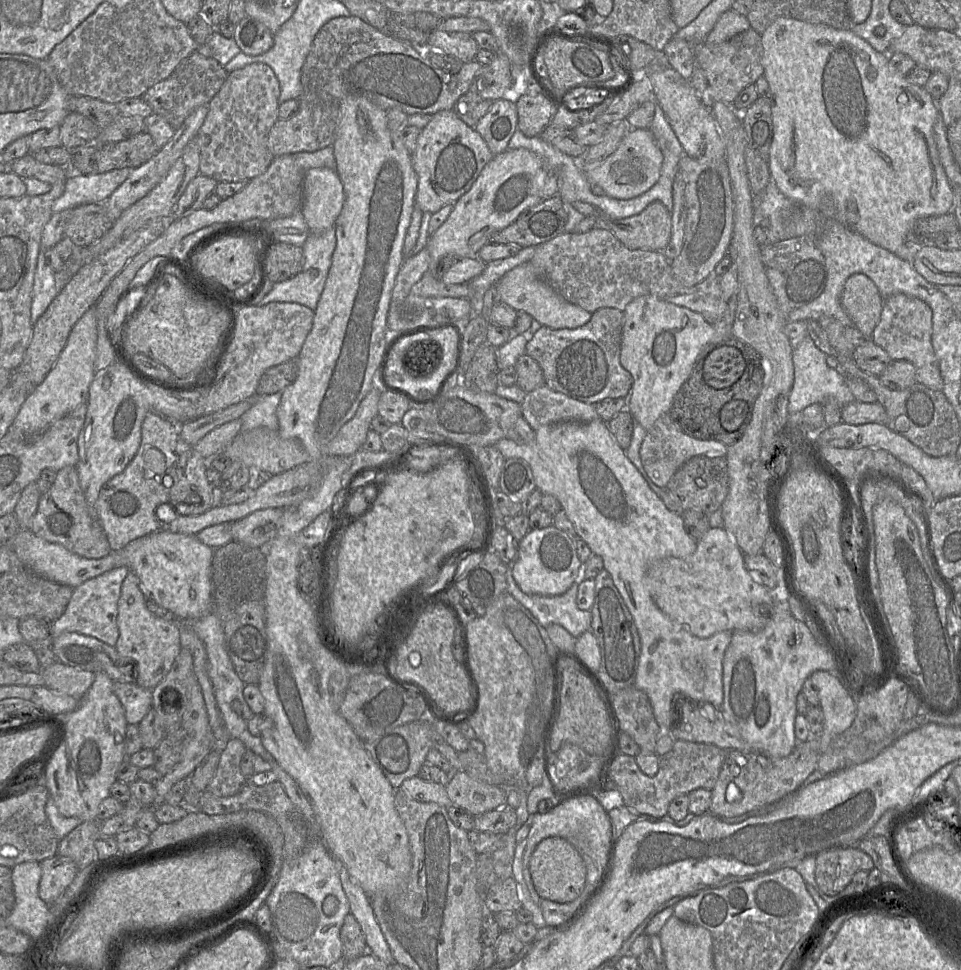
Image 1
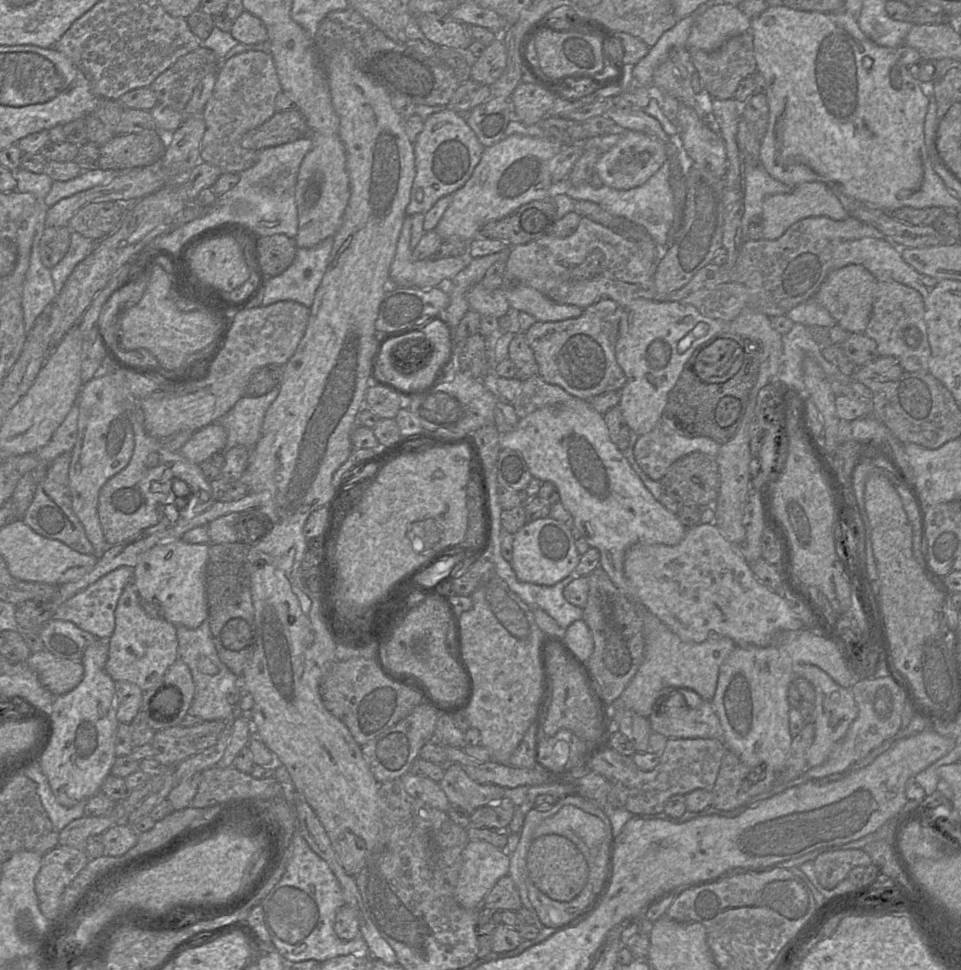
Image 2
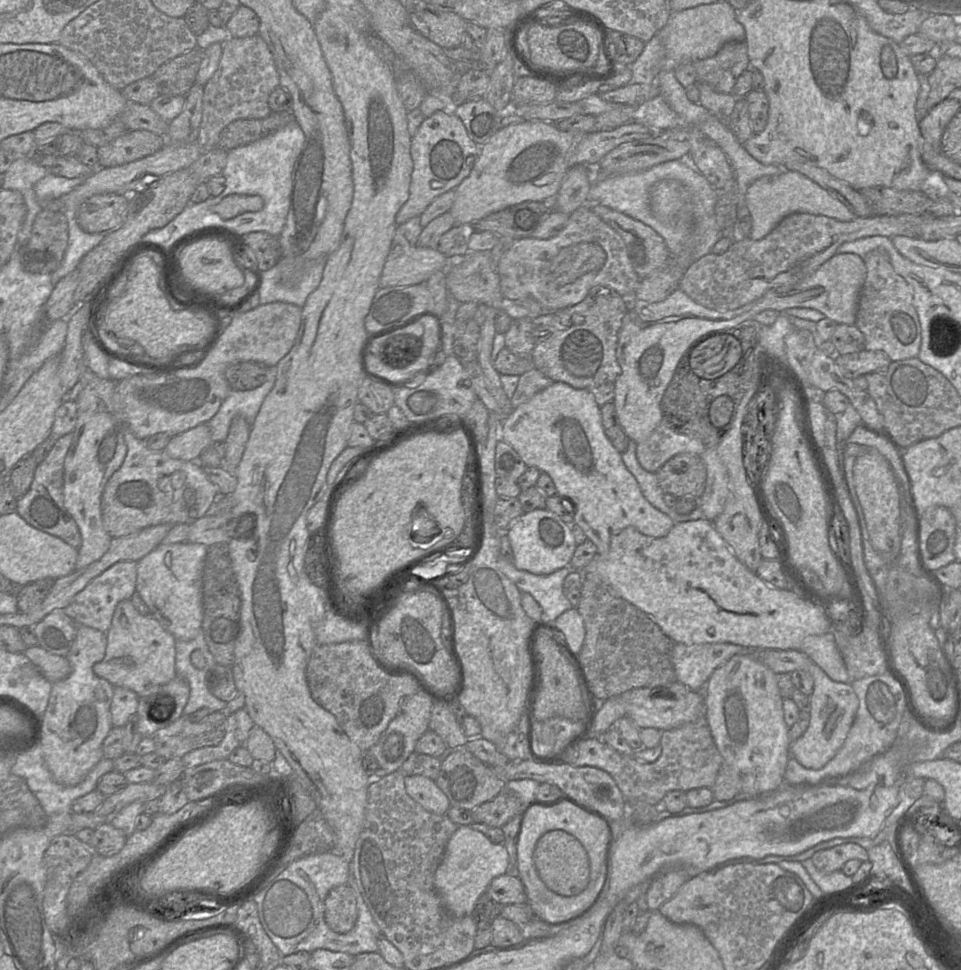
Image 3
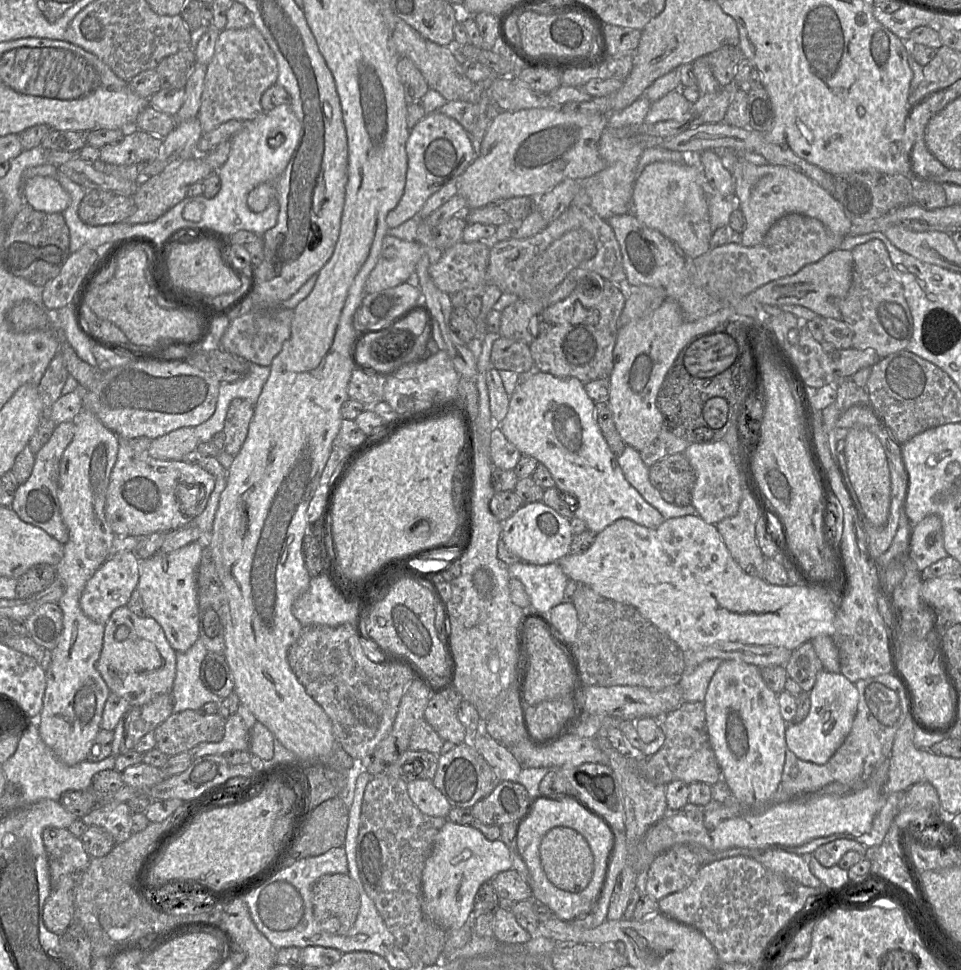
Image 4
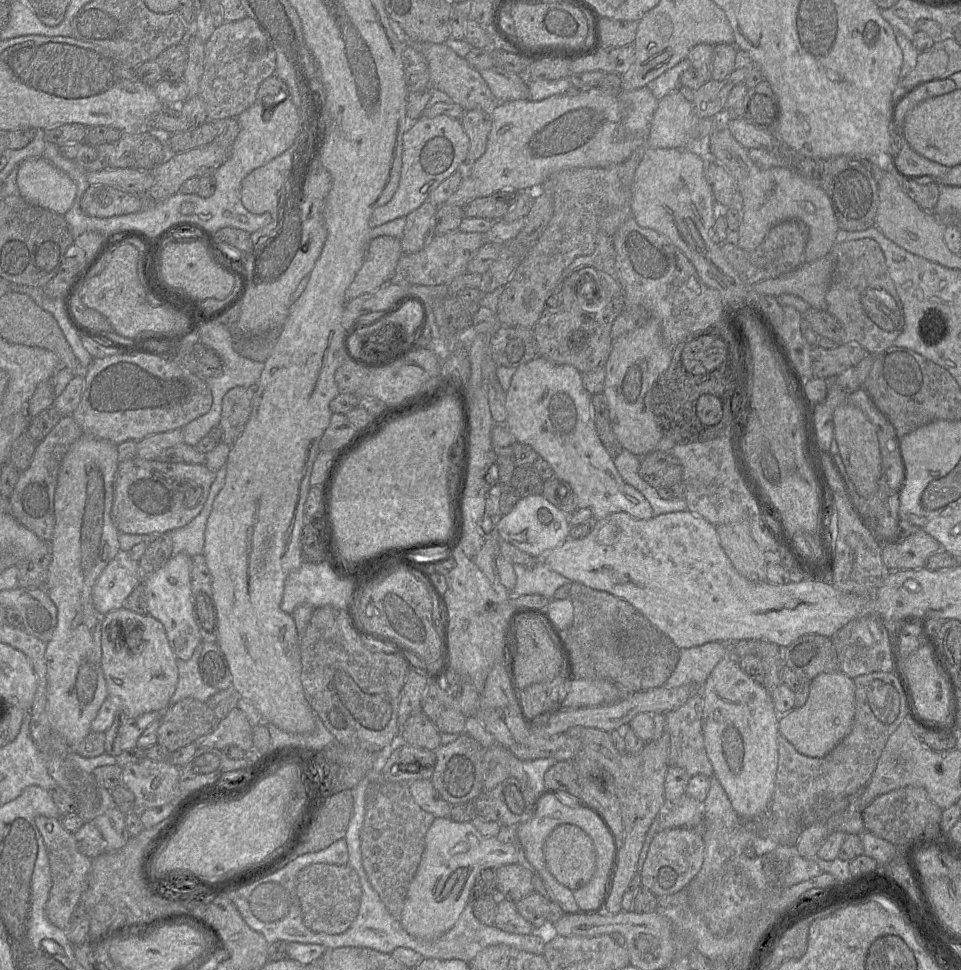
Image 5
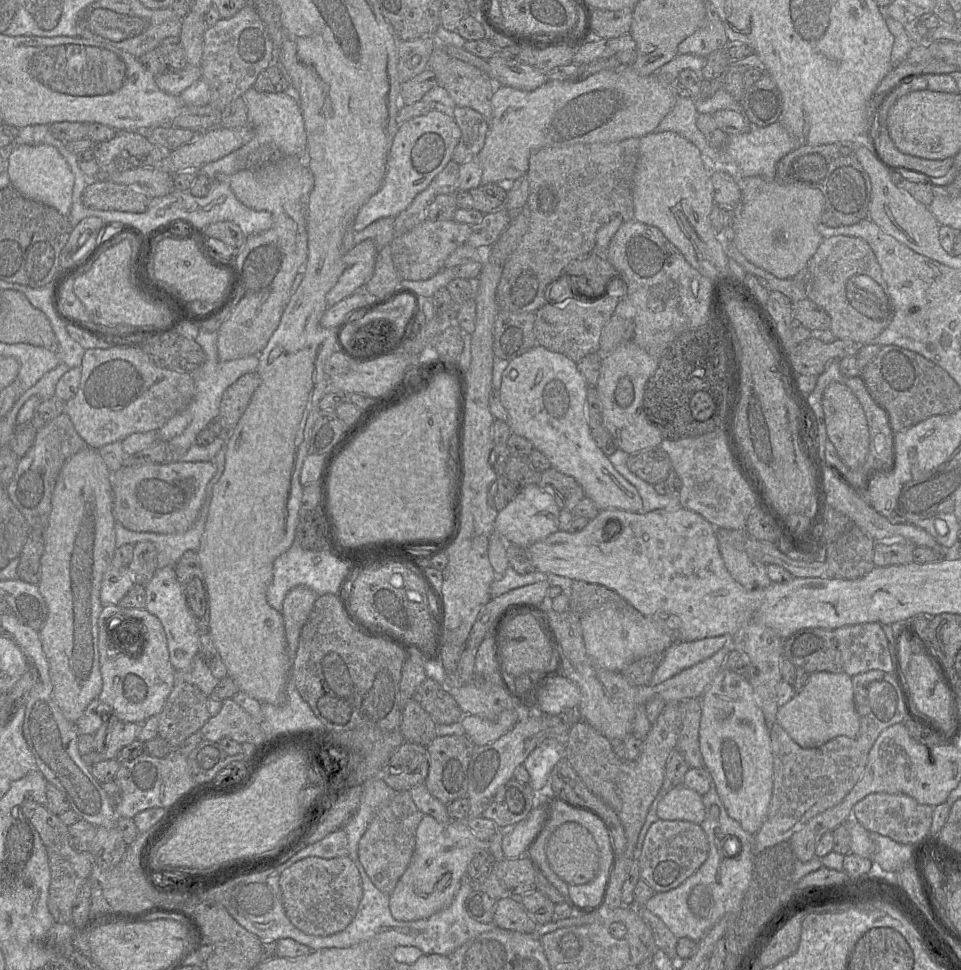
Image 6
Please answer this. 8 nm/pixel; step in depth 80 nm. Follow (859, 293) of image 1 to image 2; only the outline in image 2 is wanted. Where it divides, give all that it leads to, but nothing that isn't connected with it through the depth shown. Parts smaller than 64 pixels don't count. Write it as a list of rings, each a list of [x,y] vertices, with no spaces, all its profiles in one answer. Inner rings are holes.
[[[858,264],[847,265],[831,270],[814,298],[840,327],[850,333],[862,334],[865,333],[870,320],[877,282],[865,267]]]

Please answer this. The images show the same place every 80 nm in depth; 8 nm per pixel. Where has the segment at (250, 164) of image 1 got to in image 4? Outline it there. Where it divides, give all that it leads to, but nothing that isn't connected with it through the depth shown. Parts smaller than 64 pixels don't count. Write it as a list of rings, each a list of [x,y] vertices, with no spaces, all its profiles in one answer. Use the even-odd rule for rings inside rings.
[[[254,25],[239,30],[220,30],[213,57],[206,66],[201,106],[197,116],[202,134],[212,131],[229,120],[253,120],[258,117],[263,111],[260,103],[261,96],[269,87],[277,83],[277,77],[278,68],[275,56]]]

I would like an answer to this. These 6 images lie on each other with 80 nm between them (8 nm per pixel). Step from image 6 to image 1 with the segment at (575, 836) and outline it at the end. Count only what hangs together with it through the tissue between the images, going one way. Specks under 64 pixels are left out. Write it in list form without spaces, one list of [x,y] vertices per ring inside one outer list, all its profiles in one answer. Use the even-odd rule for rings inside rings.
[[[553,836],[540,841],[529,860],[533,886],[542,899],[569,903],[582,892],[586,880],[586,867],[579,852],[564,838]]]

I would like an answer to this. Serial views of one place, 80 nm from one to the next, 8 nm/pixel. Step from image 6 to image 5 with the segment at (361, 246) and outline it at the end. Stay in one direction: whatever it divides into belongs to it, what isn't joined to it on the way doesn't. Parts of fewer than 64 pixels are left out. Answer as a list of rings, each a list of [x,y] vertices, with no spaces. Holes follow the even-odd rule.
[[[390,236],[373,238],[362,267],[346,290],[346,302],[397,280],[396,267],[402,254],[400,239]]]

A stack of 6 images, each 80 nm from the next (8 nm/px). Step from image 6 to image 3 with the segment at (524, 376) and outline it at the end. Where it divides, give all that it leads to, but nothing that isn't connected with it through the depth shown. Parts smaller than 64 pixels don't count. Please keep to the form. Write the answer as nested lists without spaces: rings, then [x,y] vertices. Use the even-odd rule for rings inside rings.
[[[553,382],[506,416],[500,424],[500,436],[501,440],[515,449],[527,467],[535,467],[548,474],[557,494],[572,502],[574,523],[595,544],[598,554],[607,554],[611,537],[627,527],[634,527],[644,535],[660,538],[666,536],[674,526],[675,522],[651,505],[642,494],[637,480],[623,463],[622,454],[607,438],[600,406],[588,389],[576,389],[562,382]]]

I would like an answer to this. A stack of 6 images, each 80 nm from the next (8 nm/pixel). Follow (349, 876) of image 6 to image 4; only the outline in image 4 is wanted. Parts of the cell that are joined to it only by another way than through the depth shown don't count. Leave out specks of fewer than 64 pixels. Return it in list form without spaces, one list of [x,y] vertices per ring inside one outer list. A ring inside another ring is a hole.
[[[326,874],[312,887],[313,915],[317,924],[334,935],[345,934],[355,923],[360,899],[348,874]]]

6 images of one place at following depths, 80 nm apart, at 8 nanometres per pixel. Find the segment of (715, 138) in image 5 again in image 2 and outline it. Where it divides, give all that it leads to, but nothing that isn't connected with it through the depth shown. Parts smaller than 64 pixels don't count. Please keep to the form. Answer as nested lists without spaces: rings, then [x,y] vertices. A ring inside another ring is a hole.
[[[803,182],[788,193],[767,196],[762,205],[762,239],[774,240],[797,221],[808,217],[824,216],[842,221],[850,217],[831,187],[822,182]]]

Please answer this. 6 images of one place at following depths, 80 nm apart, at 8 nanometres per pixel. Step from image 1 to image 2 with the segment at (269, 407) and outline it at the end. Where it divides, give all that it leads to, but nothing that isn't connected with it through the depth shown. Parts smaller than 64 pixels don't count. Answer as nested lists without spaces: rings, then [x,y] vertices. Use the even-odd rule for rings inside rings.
[[[279,386],[260,396],[241,397],[236,404],[217,421],[227,431],[225,451],[231,447],[242,445],[252,449],[261,435],[264,415],[277,398]]]

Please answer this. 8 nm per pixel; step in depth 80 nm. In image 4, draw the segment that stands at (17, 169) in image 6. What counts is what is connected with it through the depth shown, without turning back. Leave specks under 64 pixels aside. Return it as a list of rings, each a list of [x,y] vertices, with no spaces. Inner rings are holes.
[[[35,175],[24,183],[26,202],[46,213],[62,213],[70,204],[70,196],[57,179]]]

